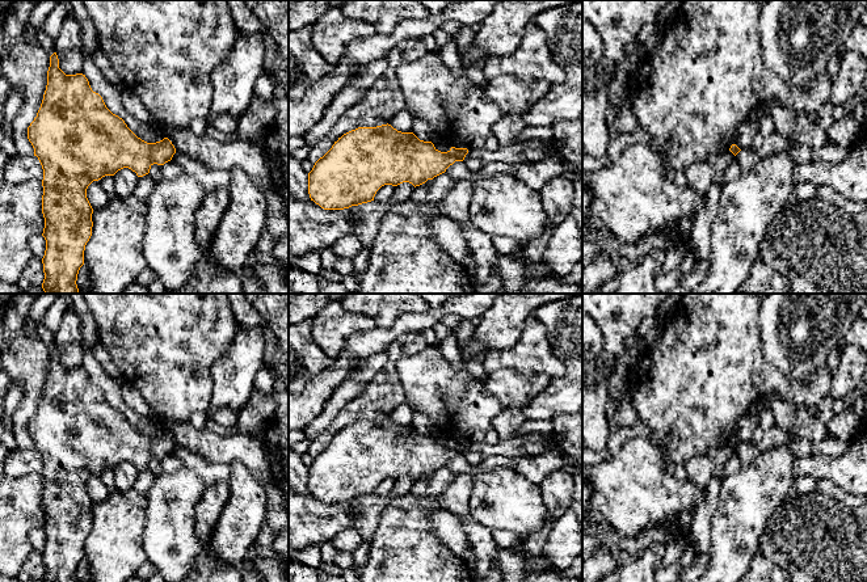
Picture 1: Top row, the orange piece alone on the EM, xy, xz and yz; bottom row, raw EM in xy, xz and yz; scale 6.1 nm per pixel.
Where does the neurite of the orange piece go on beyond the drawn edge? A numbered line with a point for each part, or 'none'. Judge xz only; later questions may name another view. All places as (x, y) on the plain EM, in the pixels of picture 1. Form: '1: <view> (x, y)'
none

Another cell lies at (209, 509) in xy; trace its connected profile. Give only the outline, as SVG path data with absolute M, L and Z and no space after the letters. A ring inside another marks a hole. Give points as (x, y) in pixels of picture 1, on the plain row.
M222 481L207 486L195 506L194 531L203 551L209 548L215 524L218 523L228 498L228 481Z

